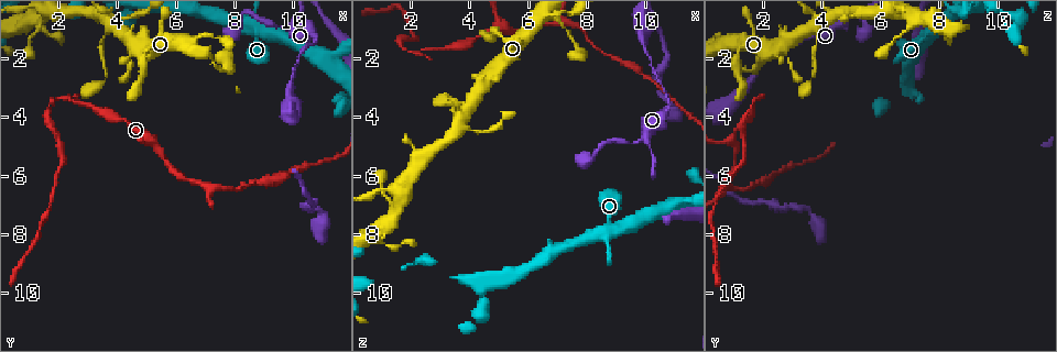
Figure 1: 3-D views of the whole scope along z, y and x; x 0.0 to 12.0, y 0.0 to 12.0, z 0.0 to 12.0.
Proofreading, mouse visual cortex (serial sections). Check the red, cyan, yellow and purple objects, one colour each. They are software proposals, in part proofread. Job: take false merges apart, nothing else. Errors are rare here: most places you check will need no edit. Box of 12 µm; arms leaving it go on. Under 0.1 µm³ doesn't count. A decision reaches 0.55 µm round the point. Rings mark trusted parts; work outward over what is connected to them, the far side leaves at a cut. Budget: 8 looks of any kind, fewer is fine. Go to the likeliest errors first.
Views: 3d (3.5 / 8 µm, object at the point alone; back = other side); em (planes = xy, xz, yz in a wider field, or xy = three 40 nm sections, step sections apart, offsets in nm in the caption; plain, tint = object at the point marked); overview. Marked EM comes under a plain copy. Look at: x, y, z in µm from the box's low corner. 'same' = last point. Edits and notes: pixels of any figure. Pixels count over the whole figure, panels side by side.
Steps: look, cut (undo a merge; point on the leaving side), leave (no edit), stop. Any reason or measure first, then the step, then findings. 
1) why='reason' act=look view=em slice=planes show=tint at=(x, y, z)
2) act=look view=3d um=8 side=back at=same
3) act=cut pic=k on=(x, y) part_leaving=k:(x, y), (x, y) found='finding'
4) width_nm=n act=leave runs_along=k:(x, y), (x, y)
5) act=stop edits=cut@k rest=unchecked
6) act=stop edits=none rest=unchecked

why='sharp bend' act=look view=3d um=8 side=back at=(1.9, 3.3, 1.8)

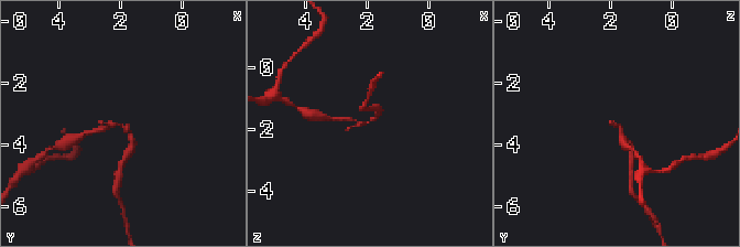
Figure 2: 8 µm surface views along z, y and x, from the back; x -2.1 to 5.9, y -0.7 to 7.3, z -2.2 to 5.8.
act=look view=3d um=3.5 at=(1.9, 3.4, 1.7)

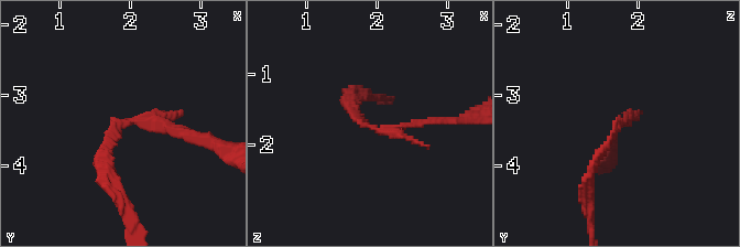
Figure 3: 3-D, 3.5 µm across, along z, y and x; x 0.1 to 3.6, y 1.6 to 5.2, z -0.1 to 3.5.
act=cut pic=3 on=(352, 107) part_leaving=3:(140, 118), (109, 136), (116, 186) found='a second cell is stuck on'

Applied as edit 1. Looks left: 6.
why='calibre changes' act=look view=3d um=3.5 at=(9.5, 0.9, 4.9)

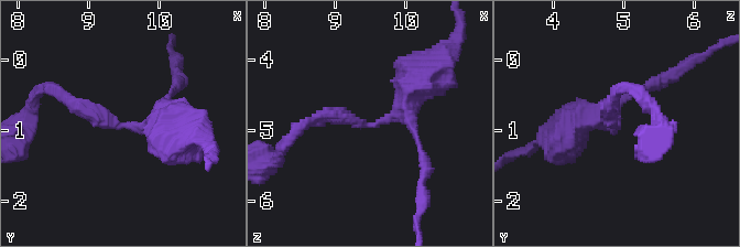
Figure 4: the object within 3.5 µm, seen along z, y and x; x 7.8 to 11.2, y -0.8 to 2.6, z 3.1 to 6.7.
arm_widths_nm=200,350 act=look view=em slice=xy step=1 show=tint at=(9.45, 0.95, 4.85)

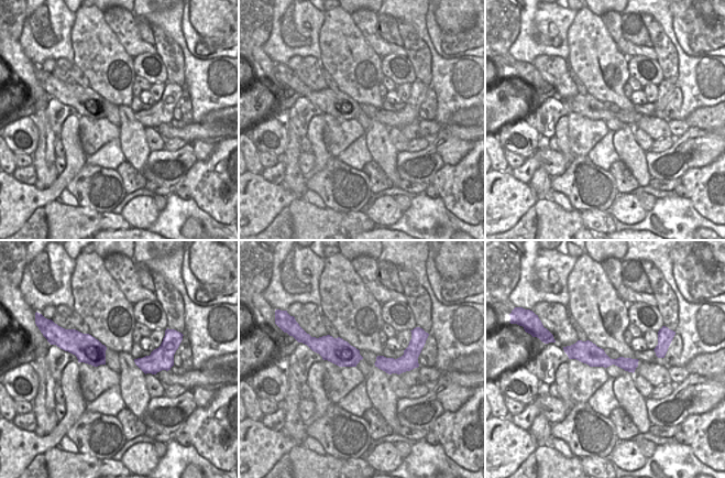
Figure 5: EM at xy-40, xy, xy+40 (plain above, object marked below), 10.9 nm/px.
act=leave runs_along=5:(567, 349), (635, 364) found='continuous, no second cell'

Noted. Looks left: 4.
why='branch point' act=look view=3d um=3.5 side=back at=(7.0, 6.4, 0.8)

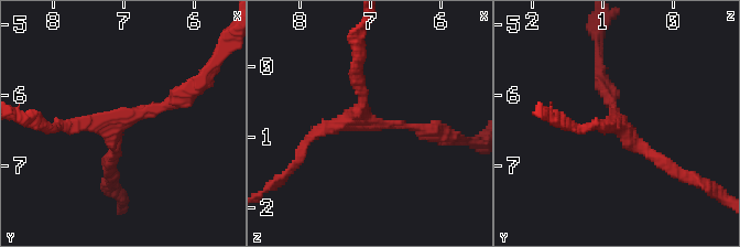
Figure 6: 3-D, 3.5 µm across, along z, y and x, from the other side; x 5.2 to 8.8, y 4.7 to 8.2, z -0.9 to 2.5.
arms=3 arm_widths_nm=150,200,200 act=look view=em slice=xy step=2 show=tint at=(7.05, 6.35, 0.75)

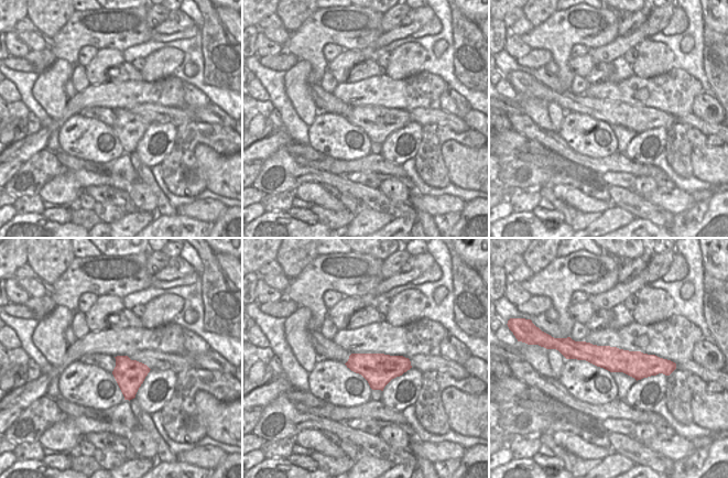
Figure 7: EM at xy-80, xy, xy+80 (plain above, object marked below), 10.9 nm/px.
act=leave runs_along=6:(185, 96), (120, 120), (56, 127) found='continuous, no second cell'

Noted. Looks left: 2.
act=look view=3d um=3.5 side=back at=(3.7, 0.8, 4.0)

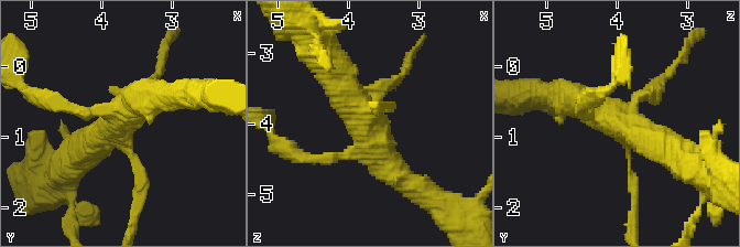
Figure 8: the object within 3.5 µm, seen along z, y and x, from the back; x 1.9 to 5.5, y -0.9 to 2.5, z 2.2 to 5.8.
act=look view=em slice=xy step=1 show=tint at=(3.75, 0.75, 3.95)

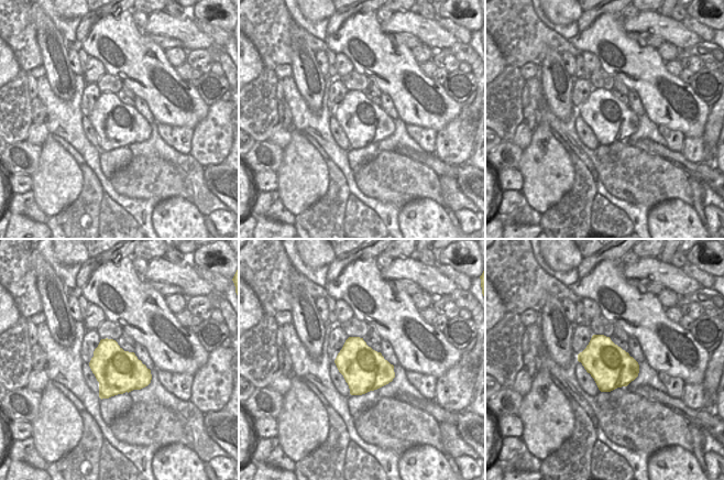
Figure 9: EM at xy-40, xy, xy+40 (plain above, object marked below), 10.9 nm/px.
act=leave runs_along=8:(330, 68), (399, 175) found='one cell here'

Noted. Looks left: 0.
act=stop edits=cut@3 rest=unchecked

